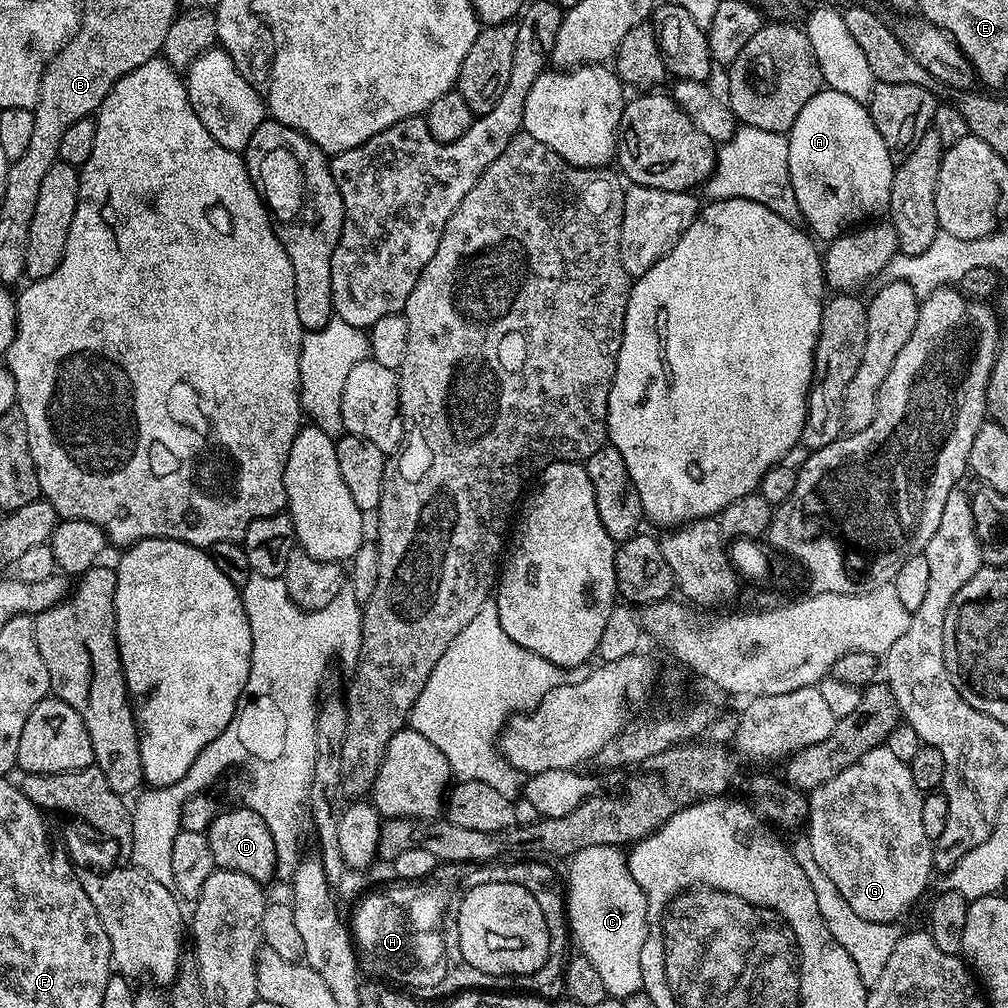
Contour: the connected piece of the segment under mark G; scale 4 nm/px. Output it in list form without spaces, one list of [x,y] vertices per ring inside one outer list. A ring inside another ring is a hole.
[[[886,746],[866,750],[866,754],[862,754],[862,758],[858,758],[858,762],[854,762],[854,766],[846,766],[846,770],[842,770],[842,774],[830,778],[830,782],[822,782],[822,786],[818,786],[808,796],[806,835],[810,842],[810,850],[814,850],[814,862],[818,862],[818,867],[829,876],[830,882],[834,882],[834,886],[838,886],[838,894],[842,894],[842,898],[846,898],[846,902],[850,902],[850,910],[854,910],[854,914],[858,914],[858,918],[866,918],[866,922],[896,924],[919,902],[920,895],[927,890],[928,879],[931,878],[932,872],[934,873],[932,863],[934,841],[928,837],[926,829],[922,827],[922,802],[924,797],[925,793],[921,792],[918,786],[914,786],[909,761],[897,758]]]

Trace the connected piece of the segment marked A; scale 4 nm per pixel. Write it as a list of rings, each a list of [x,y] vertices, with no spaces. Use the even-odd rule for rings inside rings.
[[[821,87],[820,92],[814,94],[814,98],[806,102],[806,106],[802,106],[798,118],[794,118],[794,126],[786,135],[788,173],[794,186],[794,198],[798,198],[803,223],[813,237],[831,242],[837,236],[843,236],[853,226],[879,217],[876,215],[887,209],[894,165],[886,150],[886,142],[882,142],[882,134],[878,134],[878,126],[874,126],[865,105],[854,102],[854,98],[849,98],[846,94],[838,94],[838,90]]]

